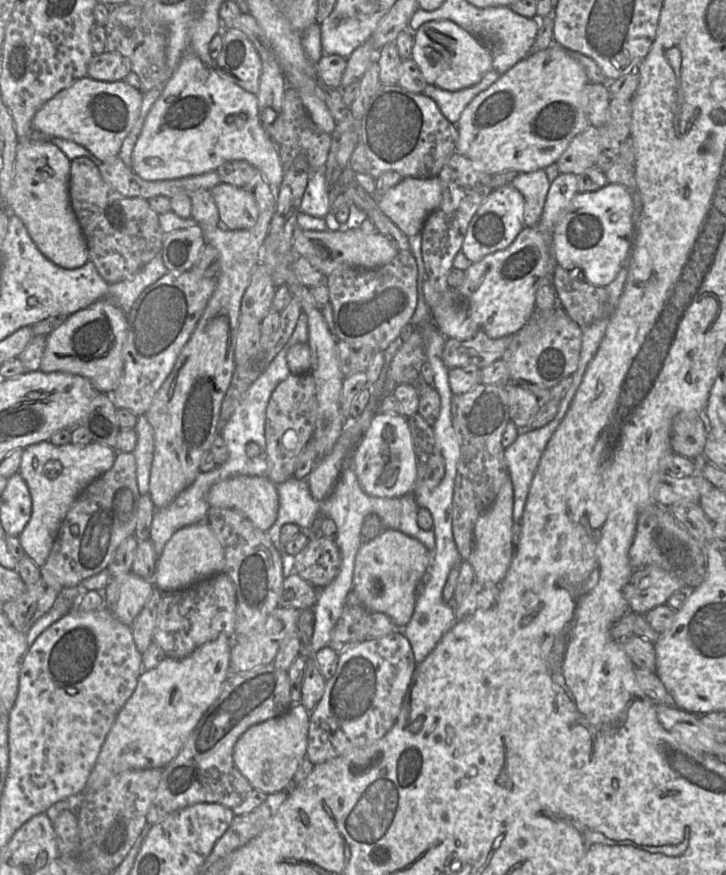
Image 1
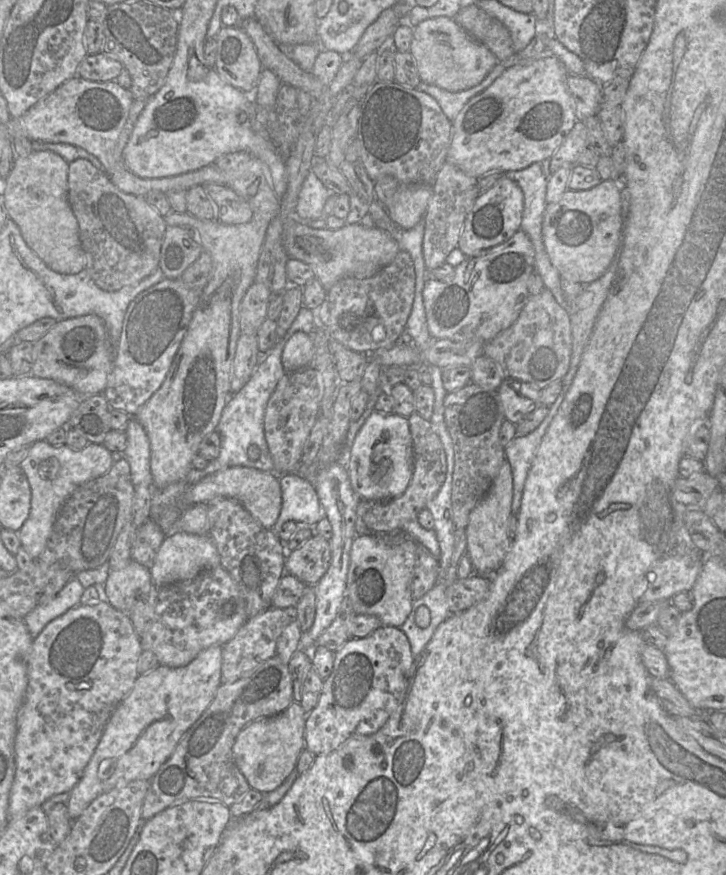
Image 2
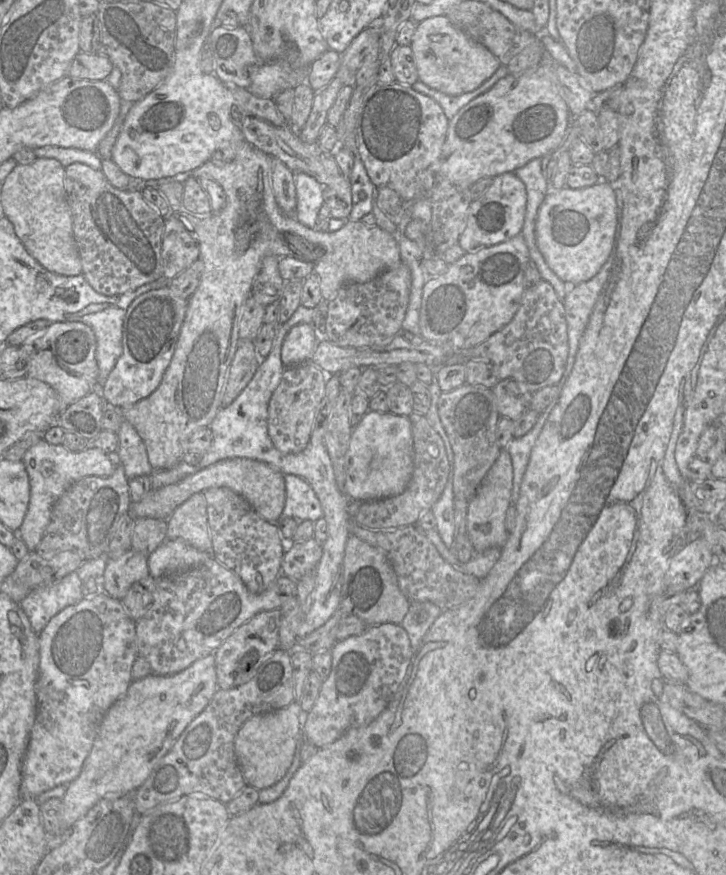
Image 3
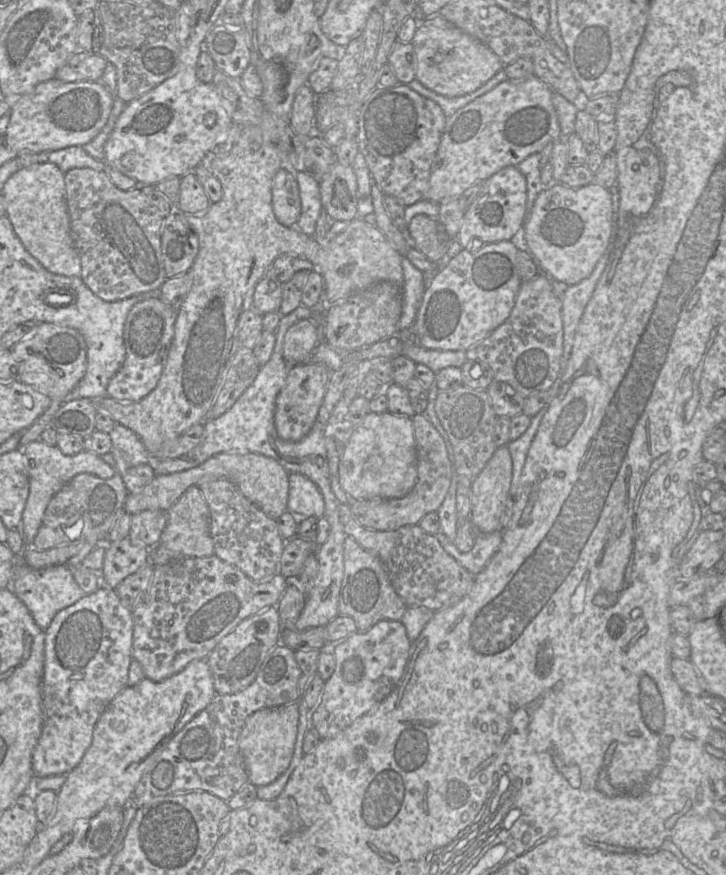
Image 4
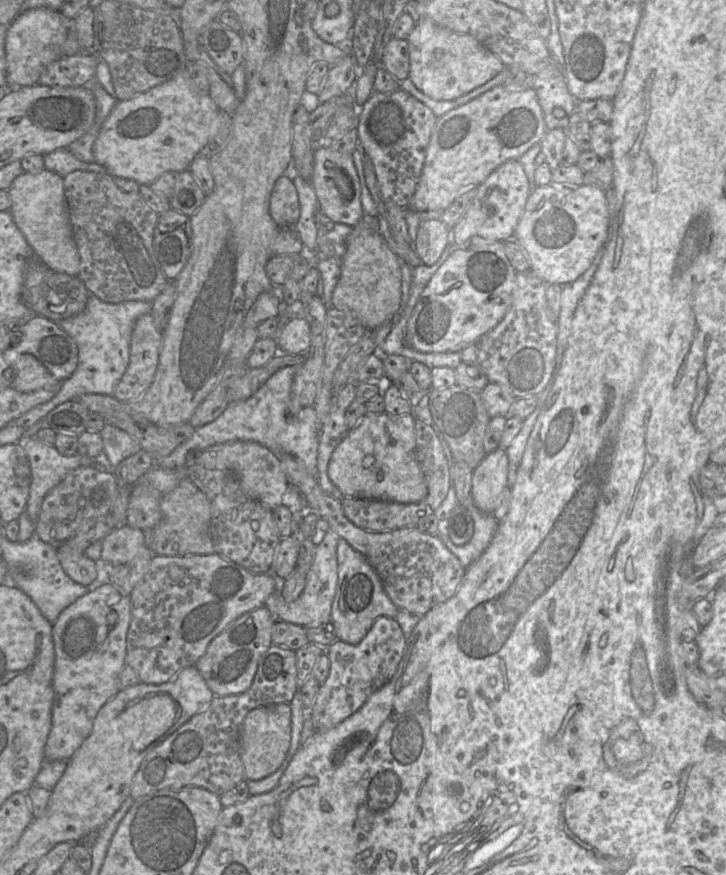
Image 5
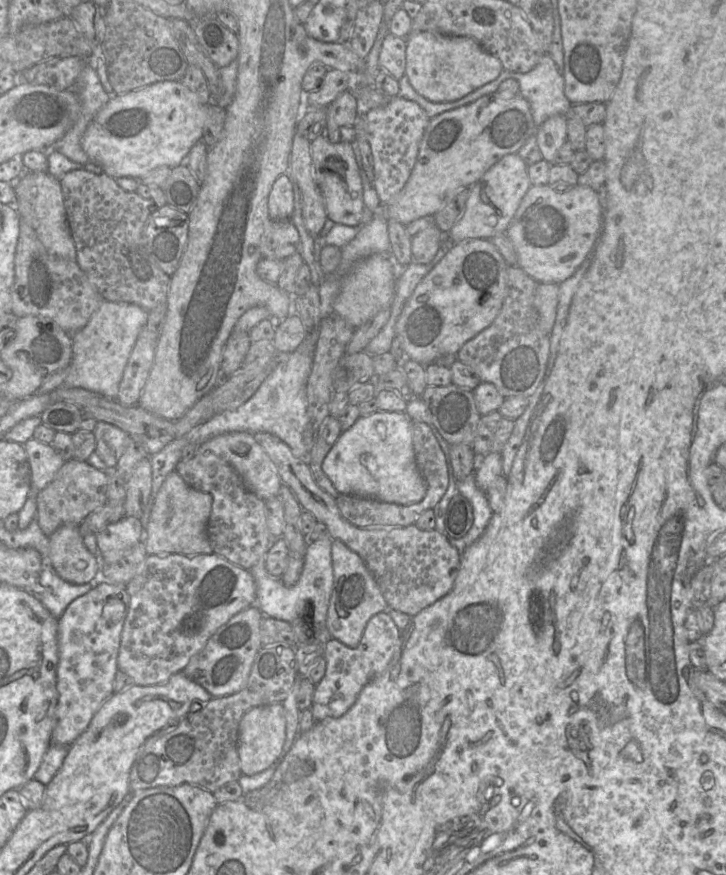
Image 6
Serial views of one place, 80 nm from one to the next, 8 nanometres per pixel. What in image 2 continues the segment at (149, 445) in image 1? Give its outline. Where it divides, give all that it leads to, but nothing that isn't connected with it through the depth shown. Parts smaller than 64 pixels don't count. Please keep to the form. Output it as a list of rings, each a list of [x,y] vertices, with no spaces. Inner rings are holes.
[[[135,417],[129,419],[125,434],[127,444],[122,455],[130,465],[132,483],[135,487],[151,486],[153,477],[150,469],[150,441]]]

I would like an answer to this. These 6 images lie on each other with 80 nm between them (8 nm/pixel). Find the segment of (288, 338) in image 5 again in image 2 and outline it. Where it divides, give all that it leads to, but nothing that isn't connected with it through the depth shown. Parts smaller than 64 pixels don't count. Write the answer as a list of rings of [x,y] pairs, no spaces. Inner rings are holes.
[[[298,331],[286,342],[282,352],[282,364],[285,370],[295,371],[312,365],[315,357],[315,344],[312,336]]]

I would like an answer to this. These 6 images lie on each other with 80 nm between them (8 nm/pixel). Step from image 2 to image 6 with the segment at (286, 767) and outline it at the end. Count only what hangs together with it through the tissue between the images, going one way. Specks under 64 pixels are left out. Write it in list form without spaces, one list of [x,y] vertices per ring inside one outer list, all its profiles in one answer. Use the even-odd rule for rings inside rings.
[[[281,703],[257,706],[248,710],[240,720],[238,754],[243,775],[252,776],[268,769],[281,754],[286,740],[286,715]]]

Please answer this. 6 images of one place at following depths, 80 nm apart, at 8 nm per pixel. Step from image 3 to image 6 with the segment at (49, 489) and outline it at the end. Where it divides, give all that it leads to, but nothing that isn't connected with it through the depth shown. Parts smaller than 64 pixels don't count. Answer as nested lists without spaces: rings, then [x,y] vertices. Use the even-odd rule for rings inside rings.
[[[34,437],[23,445],[31,469],[32,492],[40,492],[53,480],[65,460],[51,444],[45,444]]]

